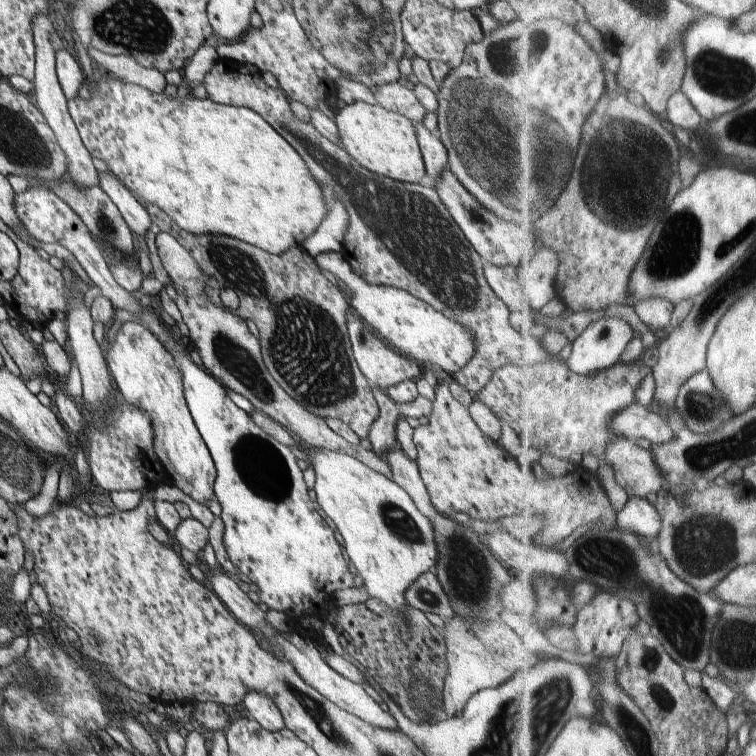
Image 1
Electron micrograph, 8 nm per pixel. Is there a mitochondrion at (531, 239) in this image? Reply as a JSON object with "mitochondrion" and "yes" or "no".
{"mitochondrion":"no"}

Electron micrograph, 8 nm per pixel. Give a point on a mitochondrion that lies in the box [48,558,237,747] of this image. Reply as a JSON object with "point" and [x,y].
{"point":[77,716]}

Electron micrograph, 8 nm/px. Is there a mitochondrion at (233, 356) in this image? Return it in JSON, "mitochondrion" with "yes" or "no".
{"mitochondrion":"yes"}

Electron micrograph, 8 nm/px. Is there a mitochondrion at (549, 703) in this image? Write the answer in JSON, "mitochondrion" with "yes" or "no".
{"mitochondrion":"yes"}

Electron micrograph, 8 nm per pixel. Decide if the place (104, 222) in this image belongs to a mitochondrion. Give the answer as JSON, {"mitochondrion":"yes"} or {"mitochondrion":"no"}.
{"mitochondrion":"yes"}

